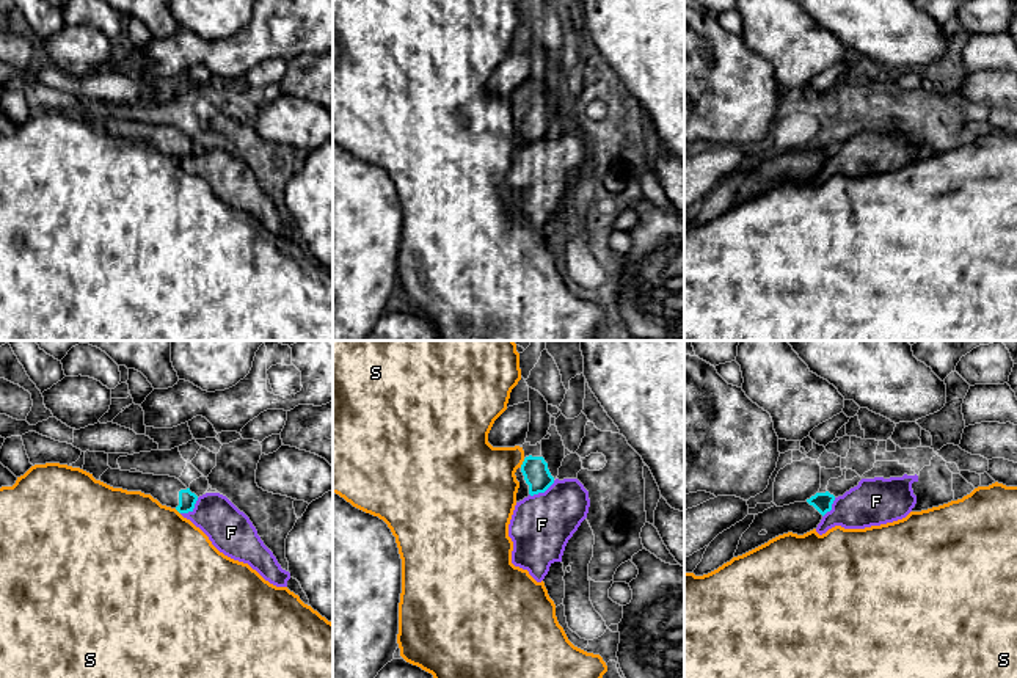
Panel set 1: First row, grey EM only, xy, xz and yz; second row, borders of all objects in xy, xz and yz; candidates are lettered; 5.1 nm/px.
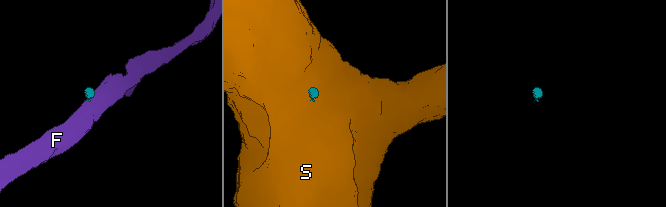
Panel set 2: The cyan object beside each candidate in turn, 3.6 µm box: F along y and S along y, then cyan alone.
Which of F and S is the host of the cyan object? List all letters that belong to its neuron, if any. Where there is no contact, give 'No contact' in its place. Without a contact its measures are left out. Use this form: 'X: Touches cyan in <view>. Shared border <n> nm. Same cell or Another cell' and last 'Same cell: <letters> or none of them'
F: Touches cyan in xz. Shared border 150 nm. Another cell
S: Touches cyan in xz. Shared border 50 nm. Another cell
Same cell: none of them

